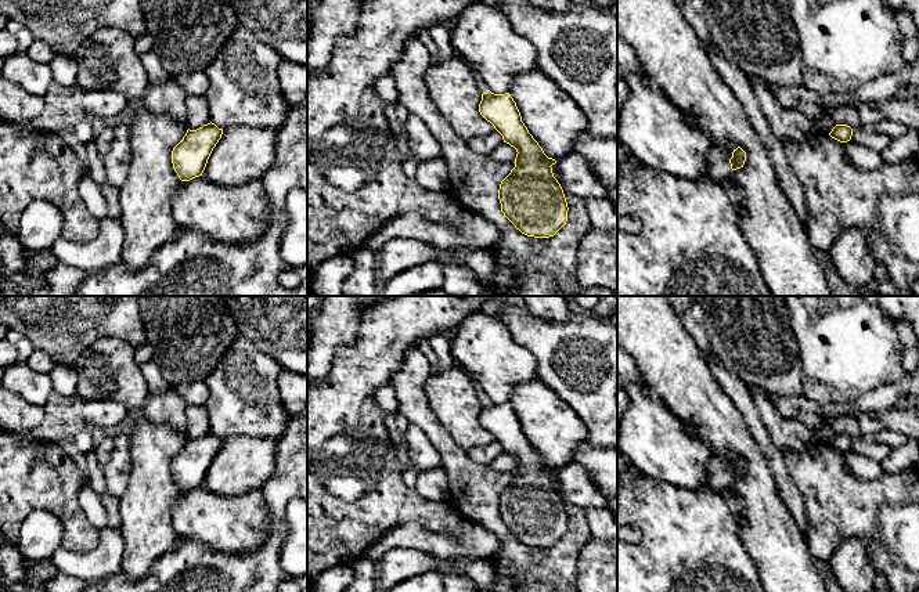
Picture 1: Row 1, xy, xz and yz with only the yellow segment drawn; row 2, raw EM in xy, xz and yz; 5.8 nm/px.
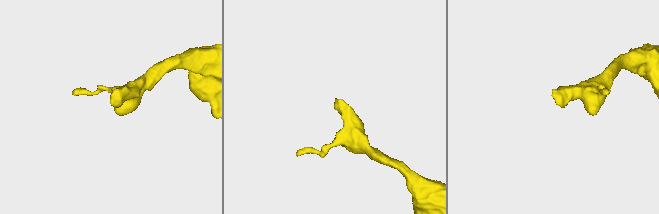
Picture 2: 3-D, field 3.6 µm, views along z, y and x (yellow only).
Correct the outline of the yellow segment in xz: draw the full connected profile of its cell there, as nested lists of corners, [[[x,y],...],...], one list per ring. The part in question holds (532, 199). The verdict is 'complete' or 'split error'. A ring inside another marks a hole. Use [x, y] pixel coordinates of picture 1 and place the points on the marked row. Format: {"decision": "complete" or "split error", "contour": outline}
{"decision": "split error", "contour": [[[476,73],[482,94],[480,115],[516,149],[515,167],[501,181],[498,199],[504,216],[522,234],[534,238],[554,237],[567,221],[567,202],[554,177],[555,159],[548,158],[522,122],[509,93],[494,94]]]}

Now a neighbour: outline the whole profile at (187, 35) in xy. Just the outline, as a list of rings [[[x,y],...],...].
[[[140,0],[154,53],[170,76],[205,72],[239,24],[227,0]]]

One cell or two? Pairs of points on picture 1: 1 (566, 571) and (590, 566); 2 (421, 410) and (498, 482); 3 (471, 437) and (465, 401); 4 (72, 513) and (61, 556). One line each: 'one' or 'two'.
1: two
2: one
3: one
4: two

